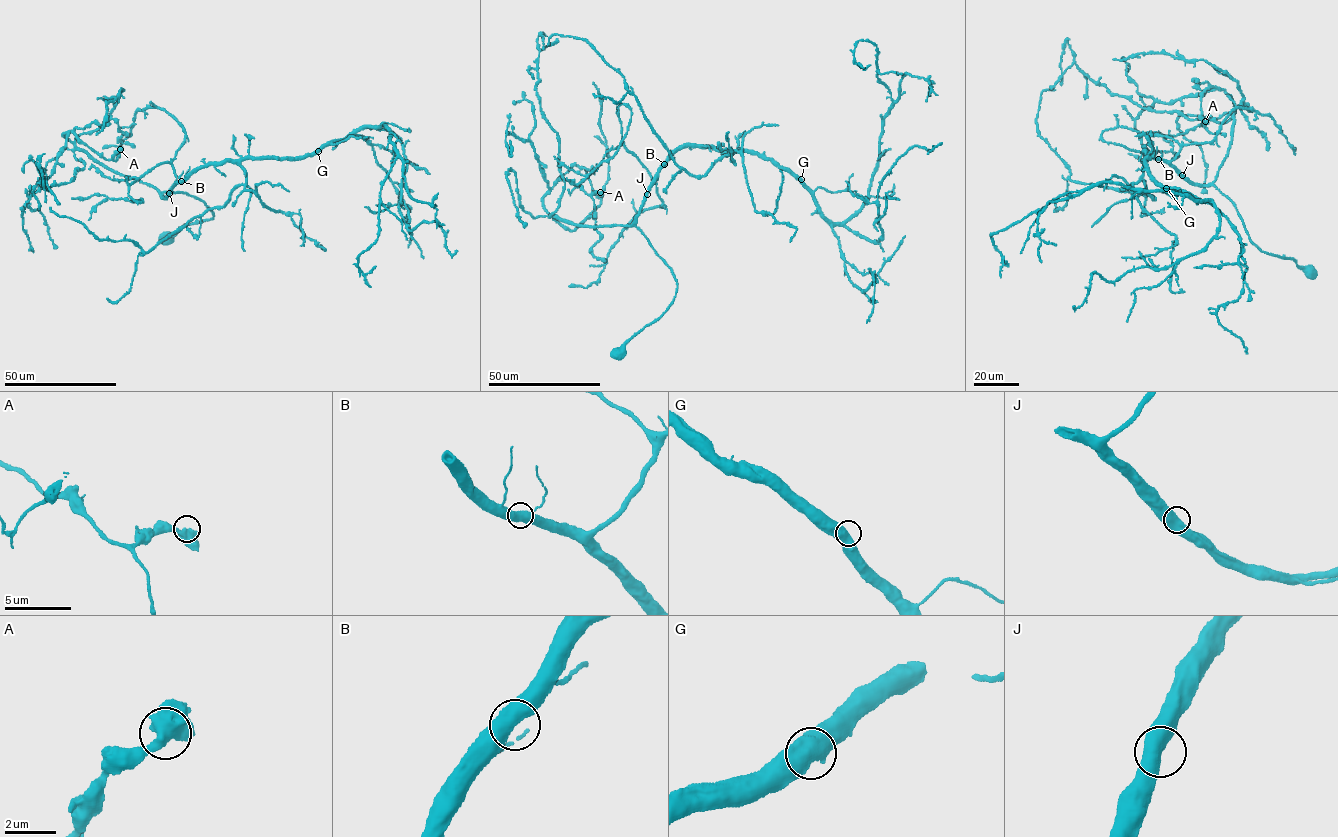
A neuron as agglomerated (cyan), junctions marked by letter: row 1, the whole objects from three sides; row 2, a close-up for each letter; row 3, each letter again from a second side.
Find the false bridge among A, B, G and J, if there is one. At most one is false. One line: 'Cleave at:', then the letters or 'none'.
Cleave at: none

